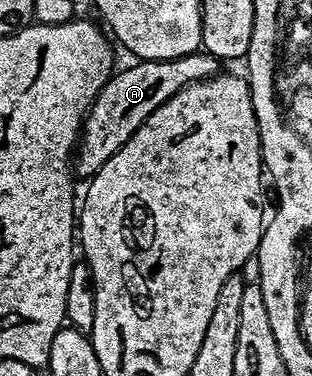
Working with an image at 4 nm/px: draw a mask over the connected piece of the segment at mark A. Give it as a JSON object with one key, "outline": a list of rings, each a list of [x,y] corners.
{"outline":[[[204,52],[185,55],[175,60],[137,60],[132,64],[134,66],[129,66],[126,70],[118,69],[114,73],[85,115],[75,151],[75,170],[78,175],[96,174],[107,160],[111,160],[111,156],[115,156],[115,152],[119,152],[119,148],[123,148],[123,144],[127,144],[127,140],[145,123],[147,116],[155,112],[155,108],[171,100],[171,96],[175,96],[183,87],[212,78],[219,70],[218,59]]]}

